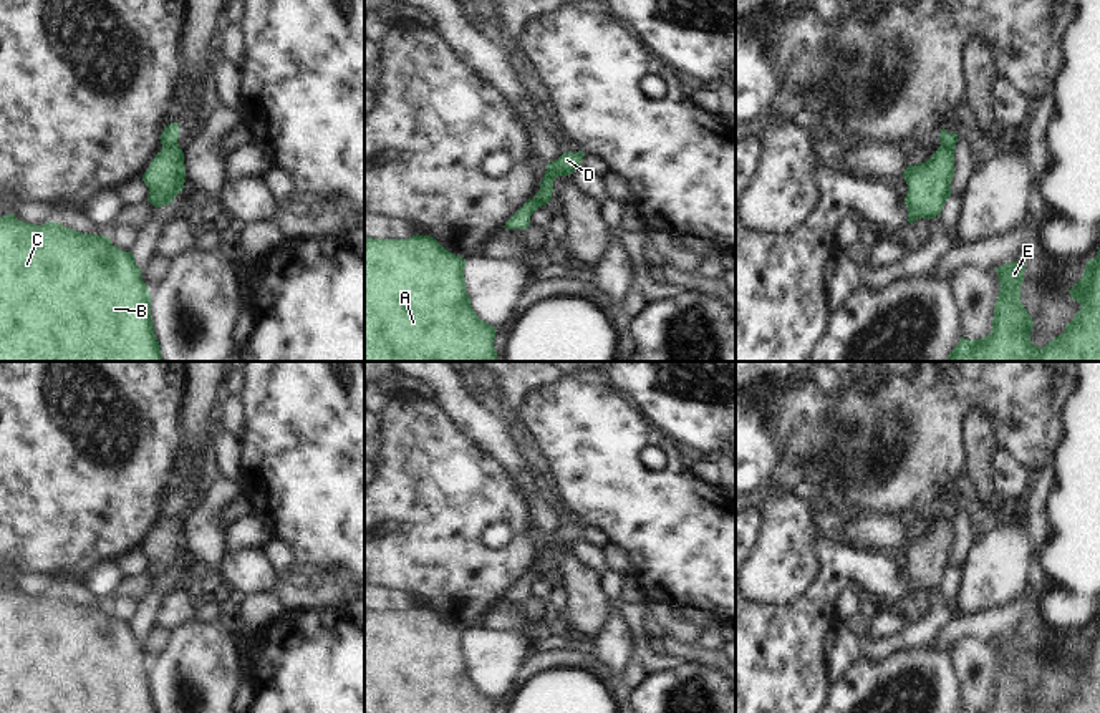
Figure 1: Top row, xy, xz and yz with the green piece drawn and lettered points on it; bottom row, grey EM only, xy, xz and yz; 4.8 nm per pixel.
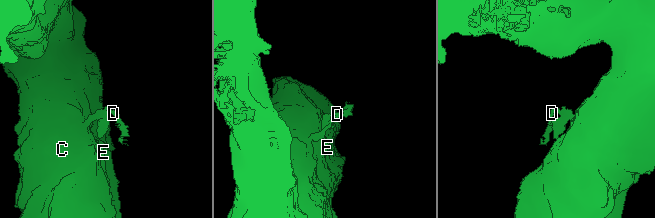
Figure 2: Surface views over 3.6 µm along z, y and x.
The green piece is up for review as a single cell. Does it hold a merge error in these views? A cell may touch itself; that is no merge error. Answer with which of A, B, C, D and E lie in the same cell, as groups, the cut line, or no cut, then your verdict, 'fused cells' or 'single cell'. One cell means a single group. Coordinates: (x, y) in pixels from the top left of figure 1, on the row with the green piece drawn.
A B C E / D; cut in xy along (176, 143), (163, 146); fused cells

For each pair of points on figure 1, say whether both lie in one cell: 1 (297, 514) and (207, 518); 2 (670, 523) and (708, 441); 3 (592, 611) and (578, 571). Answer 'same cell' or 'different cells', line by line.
1: different cells
2: different cells
3: same cell

